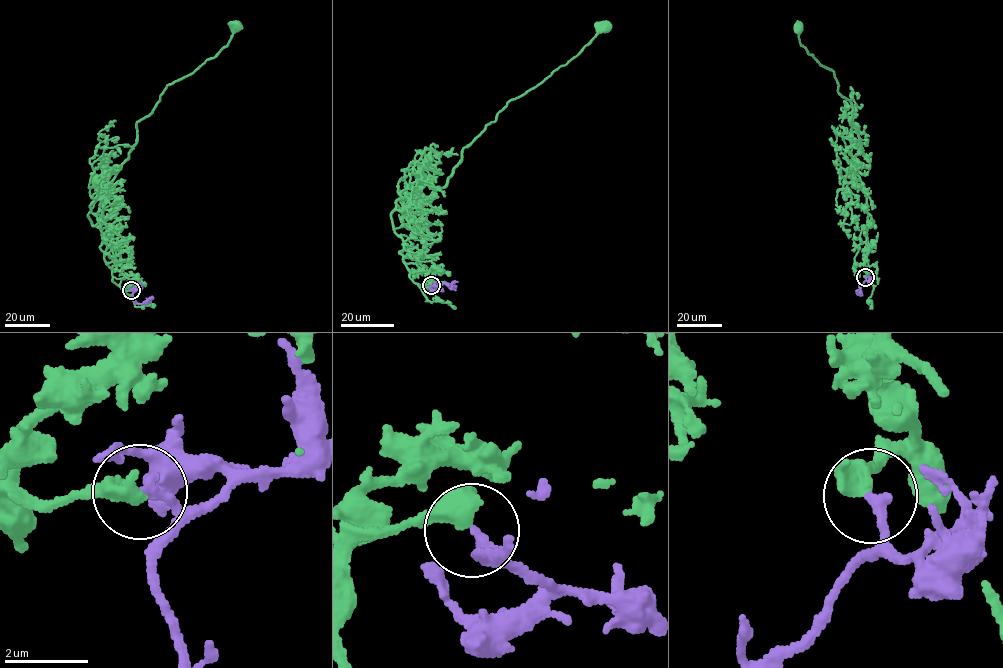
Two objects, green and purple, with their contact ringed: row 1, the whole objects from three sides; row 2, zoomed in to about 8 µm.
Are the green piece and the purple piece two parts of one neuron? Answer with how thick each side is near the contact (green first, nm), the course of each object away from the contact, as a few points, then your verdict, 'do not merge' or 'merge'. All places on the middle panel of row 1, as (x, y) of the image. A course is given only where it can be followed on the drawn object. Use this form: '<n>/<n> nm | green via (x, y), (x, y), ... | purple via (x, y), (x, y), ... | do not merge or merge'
480/240 nm | green via (431, 284), (414, 282), (399, 253), (397, 200), (444, 186), (462, 150), (506, 104), (604, 28) | purple via (431, 284), (432, 287), (458, 281) | merge

